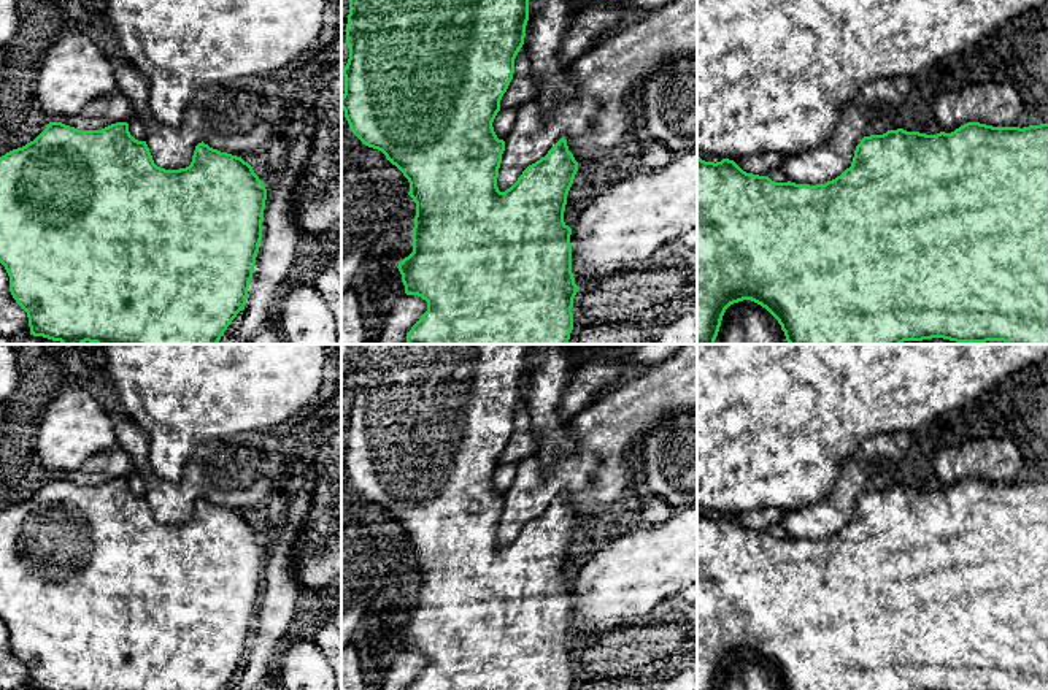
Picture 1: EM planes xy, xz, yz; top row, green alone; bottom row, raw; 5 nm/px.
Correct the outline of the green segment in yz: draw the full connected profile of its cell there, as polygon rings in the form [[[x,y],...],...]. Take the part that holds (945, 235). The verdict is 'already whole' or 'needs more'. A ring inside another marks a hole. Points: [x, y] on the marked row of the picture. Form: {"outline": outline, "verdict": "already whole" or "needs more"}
{"outline": [[[967,122],[951,133],[926,135],[904,128],[883,135],[864,136],[856,146],[851,167],[826,184],[775,182],[769,176],[743,171],[734,160],[705,162],[697,155],[697,344],[715,344],[726,309],[738,301],[751,300],[765,308],[781,325],[789,344],[902,344],[943,338],[956,343],[1004,341],[1005,344],[1048,344],[1048,124],[1019,127],[992,127]]], "verdict": "already whole"}

